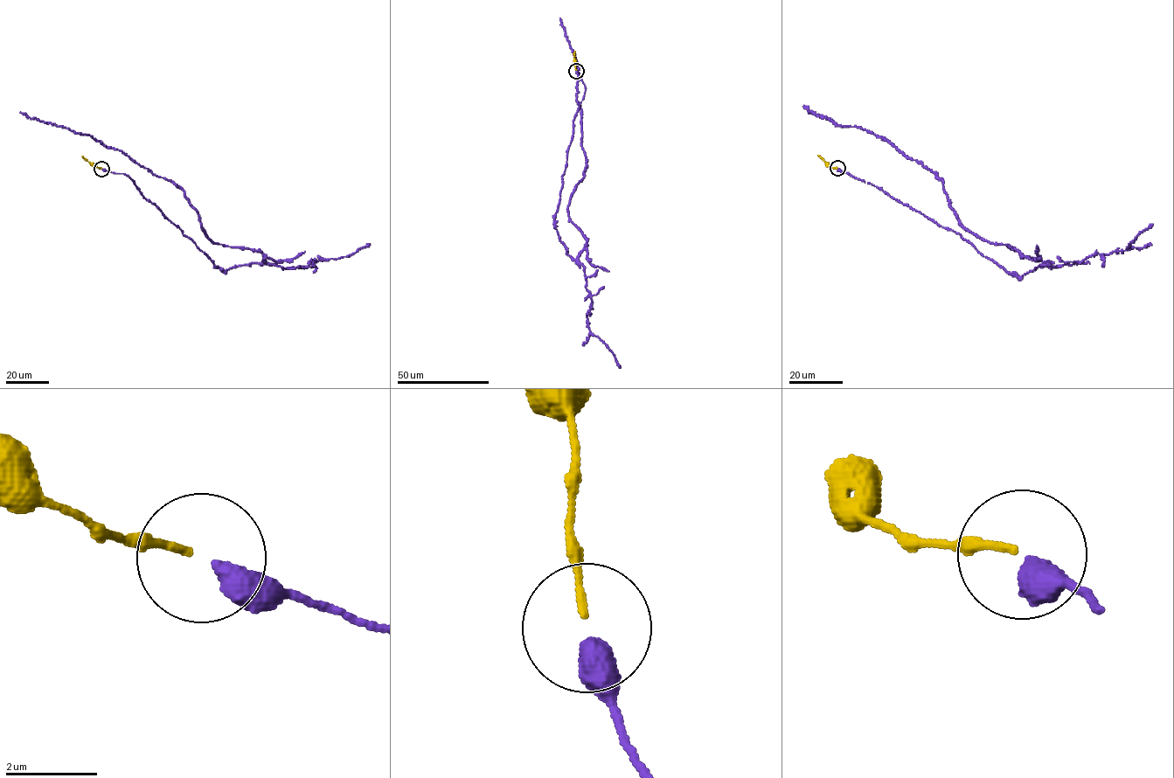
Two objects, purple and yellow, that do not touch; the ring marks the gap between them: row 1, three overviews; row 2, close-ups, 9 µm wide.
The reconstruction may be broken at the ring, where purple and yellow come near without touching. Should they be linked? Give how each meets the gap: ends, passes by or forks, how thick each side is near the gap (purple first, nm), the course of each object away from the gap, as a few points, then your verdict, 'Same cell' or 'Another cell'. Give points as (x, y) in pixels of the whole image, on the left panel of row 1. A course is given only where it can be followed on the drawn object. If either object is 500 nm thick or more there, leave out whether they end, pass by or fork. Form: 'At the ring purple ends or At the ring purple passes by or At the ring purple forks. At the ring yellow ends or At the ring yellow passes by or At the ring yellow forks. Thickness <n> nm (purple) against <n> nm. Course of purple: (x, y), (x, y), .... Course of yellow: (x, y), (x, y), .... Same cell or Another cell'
At the ring purple ends. At the ring yellow ends. Thickness 480 nm (purple) against 130 nm. Course of purple: (102, 169), (128, 176), (216, 267), (265, 263), (257, 251), (207, 238), (170, 181), (92, 136), (19, 112). Course of yellow: (101, 169), (82, 156). Same cell

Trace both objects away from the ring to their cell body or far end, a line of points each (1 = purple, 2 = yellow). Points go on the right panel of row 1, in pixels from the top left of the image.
1: (837, 168), (958, 232), (1018, 276), (1047, 264), (965, 228), (942, 180), (887, 140), (803, 106)
2: (837, 168), (827, 166), (818, 155)

